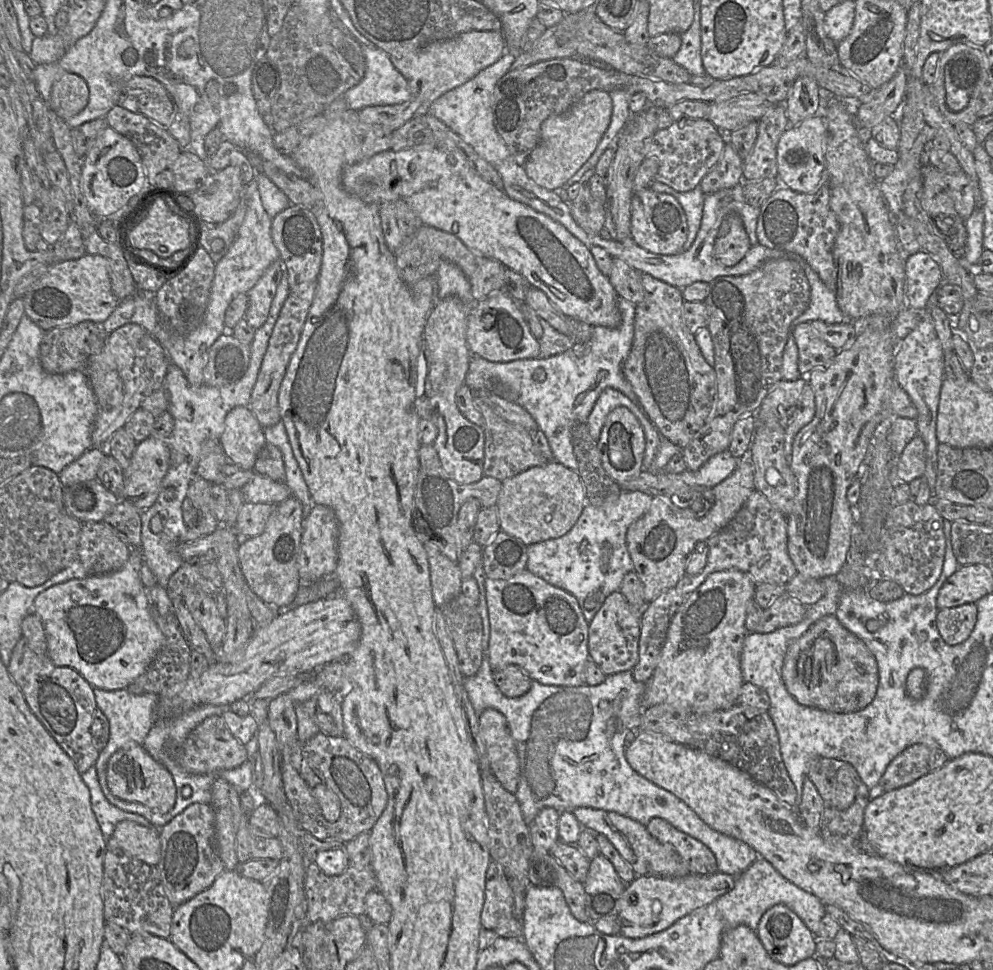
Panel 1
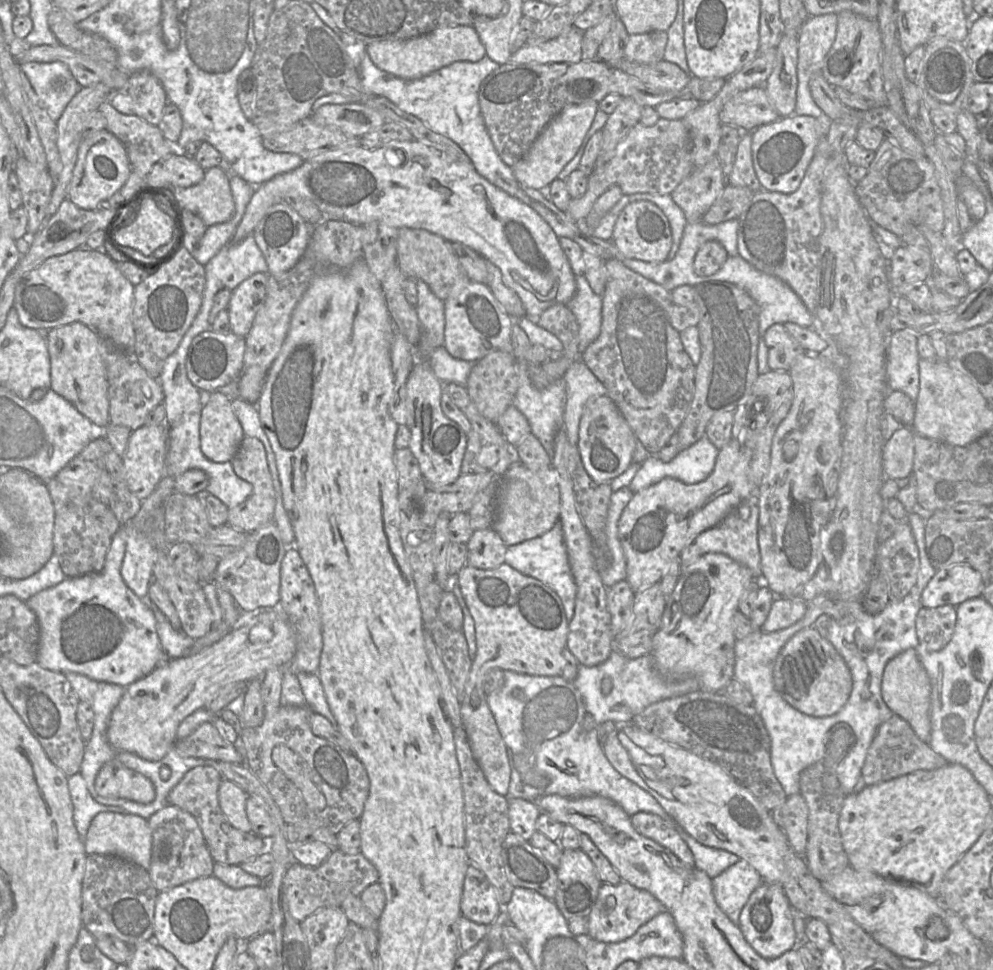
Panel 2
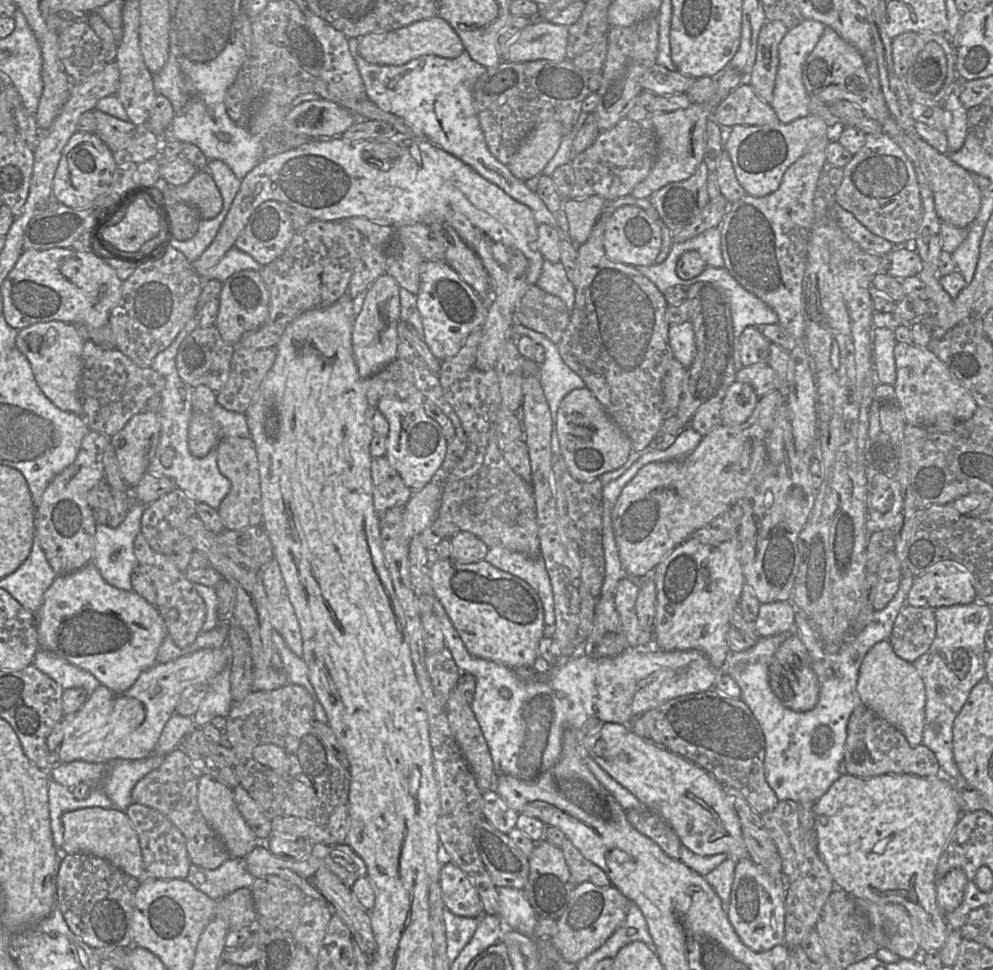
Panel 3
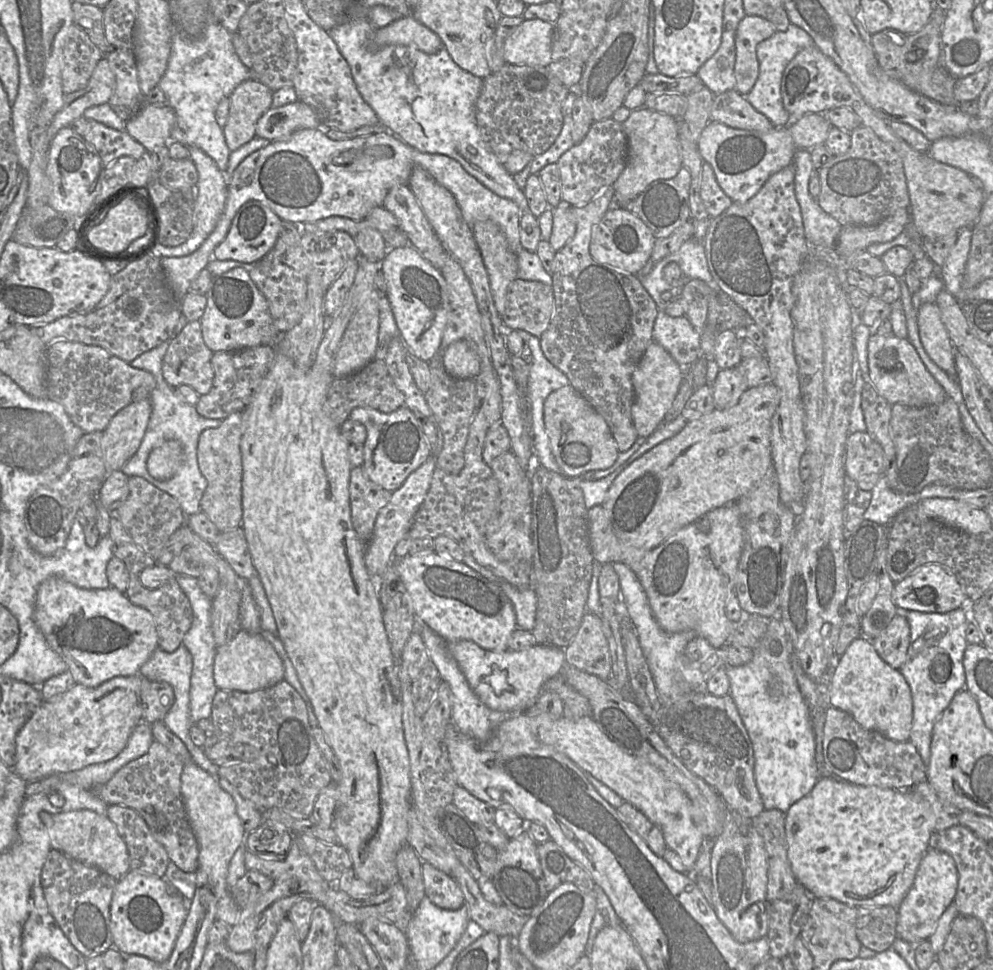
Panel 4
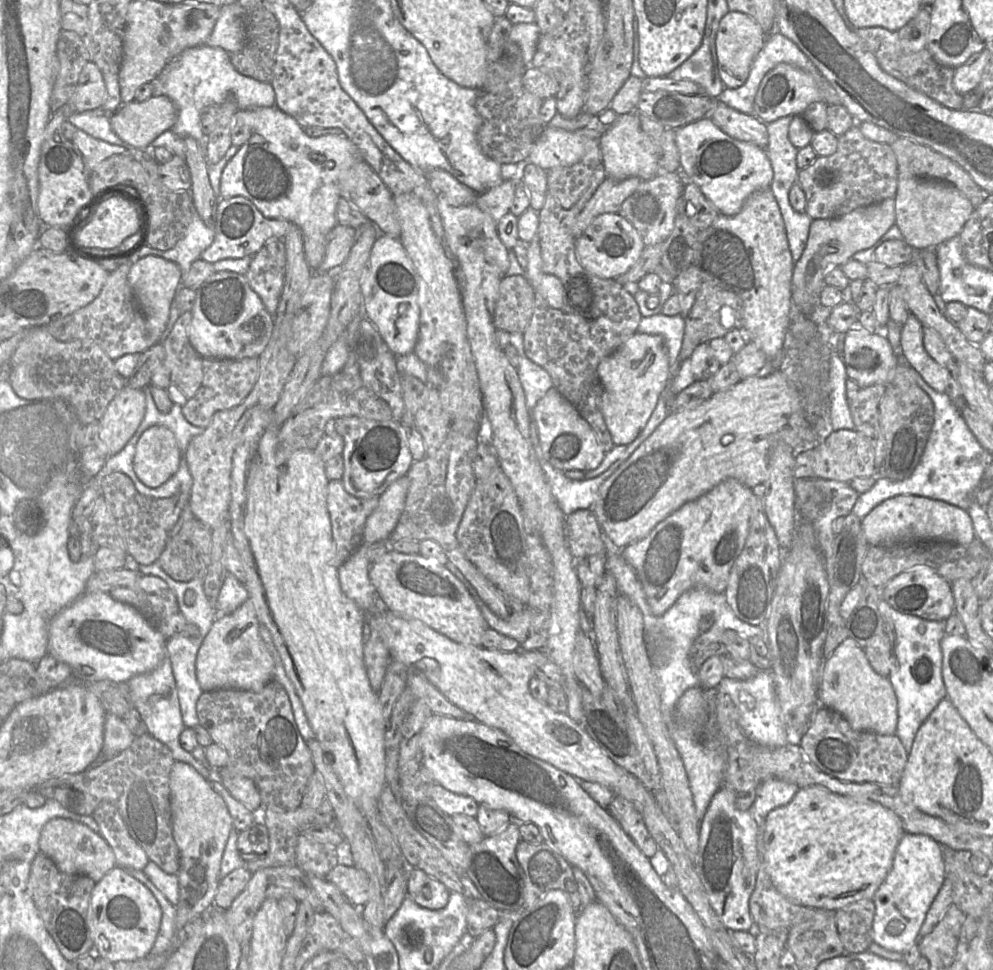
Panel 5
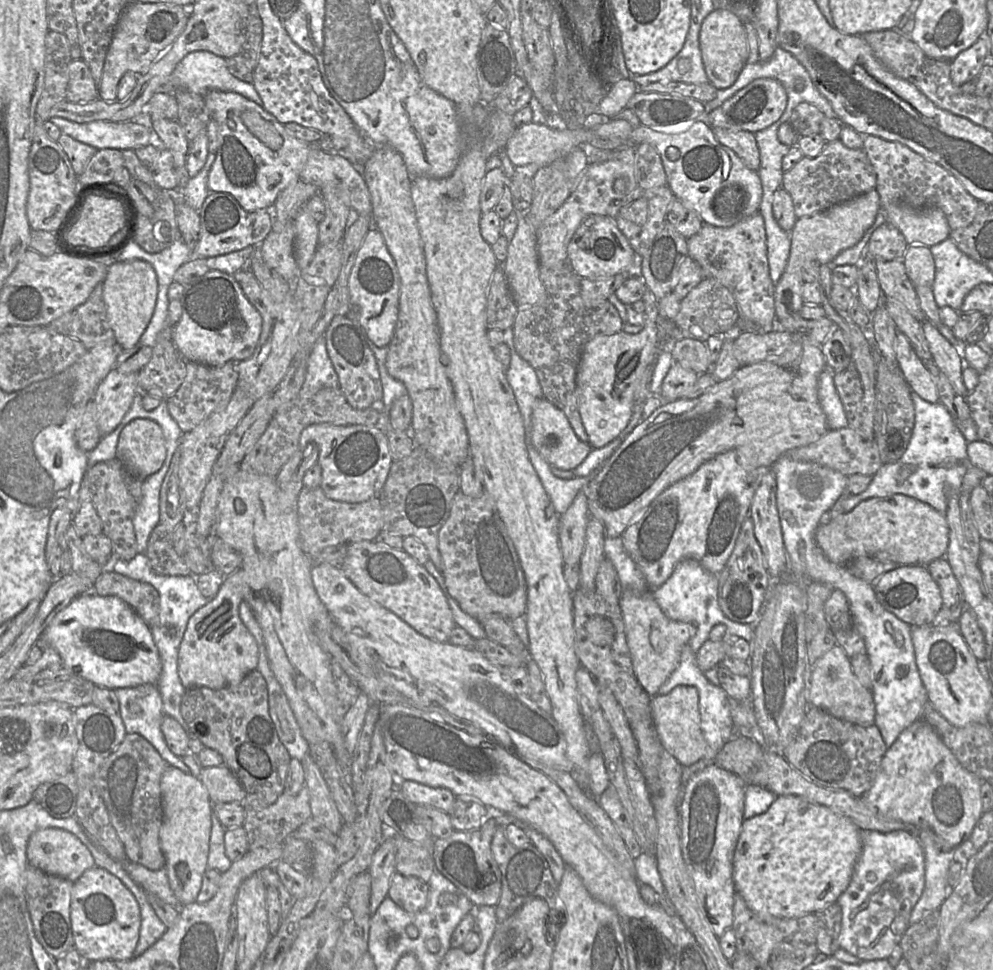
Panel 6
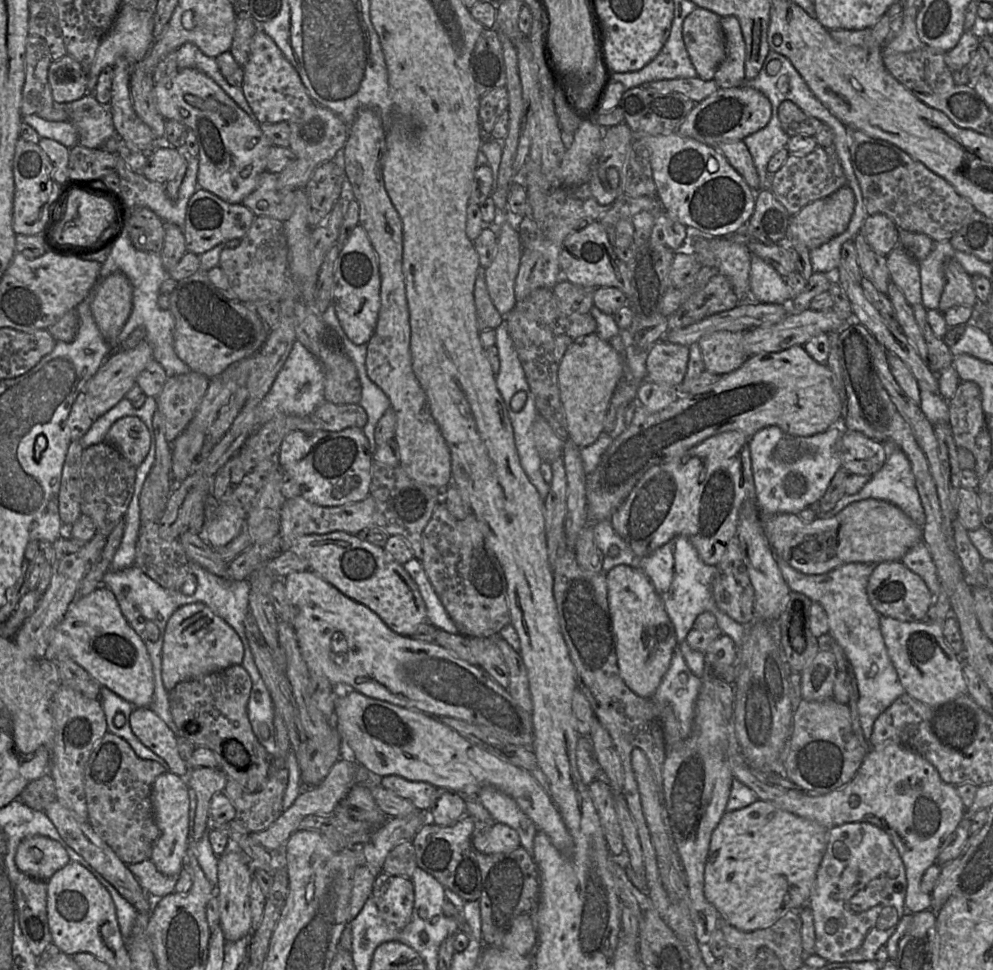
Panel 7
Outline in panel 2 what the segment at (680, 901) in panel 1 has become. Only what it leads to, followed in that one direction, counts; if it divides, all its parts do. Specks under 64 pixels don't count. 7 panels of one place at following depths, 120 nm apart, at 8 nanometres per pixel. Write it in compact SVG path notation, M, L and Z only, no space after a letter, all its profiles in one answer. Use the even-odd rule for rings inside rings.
M627 882L602 884L596 902L585 918L587 935L604 943L619 943L633 936L637 930L656 915L665 912L663 904L648 891Z

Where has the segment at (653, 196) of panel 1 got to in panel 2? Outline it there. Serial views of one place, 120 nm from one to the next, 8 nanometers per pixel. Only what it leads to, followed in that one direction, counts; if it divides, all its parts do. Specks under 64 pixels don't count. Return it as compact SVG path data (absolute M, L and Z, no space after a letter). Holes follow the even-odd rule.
M650 201L631 202L620 212L611 241L626 257L645 262L665 261L672 247L670 221L665 213Z

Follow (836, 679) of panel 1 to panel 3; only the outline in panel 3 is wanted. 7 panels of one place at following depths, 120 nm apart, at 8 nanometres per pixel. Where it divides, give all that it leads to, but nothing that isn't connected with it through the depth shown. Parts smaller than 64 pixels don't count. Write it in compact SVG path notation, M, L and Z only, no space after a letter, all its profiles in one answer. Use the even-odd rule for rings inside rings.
M790 635L774 654L769 666L769 683L772 691L785 707L806 712L813 709L819 699L819 682L811 666L809 652L796 635Z

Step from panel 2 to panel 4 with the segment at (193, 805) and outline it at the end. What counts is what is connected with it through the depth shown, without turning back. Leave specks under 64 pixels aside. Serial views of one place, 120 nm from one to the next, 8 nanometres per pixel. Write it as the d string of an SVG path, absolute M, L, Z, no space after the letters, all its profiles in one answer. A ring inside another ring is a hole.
M153 741L147 753L120 768L104 785L94 792L109 806L133 808L164 845L171 863L184 872L198 869L199 847L190 826L182 793L181 774L184 762L158 741Z

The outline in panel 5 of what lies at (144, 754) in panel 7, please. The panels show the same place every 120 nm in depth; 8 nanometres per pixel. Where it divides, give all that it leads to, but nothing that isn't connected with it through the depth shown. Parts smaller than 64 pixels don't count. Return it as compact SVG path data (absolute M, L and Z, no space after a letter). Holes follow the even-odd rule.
M165 657L160 665L151 672L134 676L127 681L131 700L139 713L146 733L165 744L176 762L192 765L204 778L210 782L221 781L218 770L211 769L193 756L192 752L184 750L180 744L180 734L186 728L182 719L176 681L170 660Z

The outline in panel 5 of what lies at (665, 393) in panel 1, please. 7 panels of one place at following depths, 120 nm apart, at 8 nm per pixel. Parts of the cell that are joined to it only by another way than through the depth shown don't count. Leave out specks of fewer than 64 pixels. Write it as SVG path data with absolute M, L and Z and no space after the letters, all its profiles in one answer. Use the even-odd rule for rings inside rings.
M598 167L588 189L583 193L579 201L569 208L563 208L548 191L542 208L536 212L538 216L537 239L540 245L544 270L561 282L564 304L561 308L556 309L548 305L540 305L536 301L532 319L523 332L523 338L524 351L527 357L550 374L554 388L575 406L579 414L594 430L598 441L609 451L615 444L612 441L601 409L603 387L597 368L604 358L614 353L632 335L638 332L637 329L643 316L634 295L625 288L625 285L617 282L615 278L601 278L588 272L581 266L576 257L575 242L578 236L574 235L573 227L585 204L605 177L604 168Z

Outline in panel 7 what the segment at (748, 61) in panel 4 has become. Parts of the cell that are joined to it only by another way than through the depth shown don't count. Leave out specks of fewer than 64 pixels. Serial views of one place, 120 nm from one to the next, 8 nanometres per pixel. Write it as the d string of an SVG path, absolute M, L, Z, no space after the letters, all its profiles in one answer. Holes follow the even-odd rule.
M695 9L684 19L682 36L698 77L713 80L725 58L721 16L707 9Z

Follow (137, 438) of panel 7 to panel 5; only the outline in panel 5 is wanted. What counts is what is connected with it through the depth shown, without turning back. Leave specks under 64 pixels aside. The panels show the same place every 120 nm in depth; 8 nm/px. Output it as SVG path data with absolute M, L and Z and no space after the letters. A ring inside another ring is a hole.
M153 425L141 434L133 457L133 469L141 482L158 487L176 473L179 465L180 449L168 428Z

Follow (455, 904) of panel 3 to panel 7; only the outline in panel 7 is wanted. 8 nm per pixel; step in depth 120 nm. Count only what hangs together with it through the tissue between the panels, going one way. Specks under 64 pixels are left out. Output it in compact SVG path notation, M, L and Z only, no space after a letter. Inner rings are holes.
M378 873L373 883L371 899L382 919L397 929L411 920L414 906L414 886L410 878Z

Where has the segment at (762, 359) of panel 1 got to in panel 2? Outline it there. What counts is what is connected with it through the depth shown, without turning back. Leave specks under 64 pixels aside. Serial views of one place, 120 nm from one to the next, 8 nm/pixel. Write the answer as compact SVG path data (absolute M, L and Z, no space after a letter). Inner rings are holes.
M712 280L701 282L695 287L694 301L700 308L697 325L701 344L701 358L696 367L695 390L689 412L676 432L677 445L682 450L690 447L706 434L711 418L718 412L734 411L752 393L753 385L760 376L758 371L758 349L763 338L759 333L758 308L752 297L733 283Z

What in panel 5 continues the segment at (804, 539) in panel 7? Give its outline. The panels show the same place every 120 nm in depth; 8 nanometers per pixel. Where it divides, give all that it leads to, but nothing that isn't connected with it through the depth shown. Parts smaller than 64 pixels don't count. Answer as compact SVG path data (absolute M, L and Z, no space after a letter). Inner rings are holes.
M901 495L877 505L861 519L870 546L942 541L967 546L975 538L972 519L967 510L940 500Z

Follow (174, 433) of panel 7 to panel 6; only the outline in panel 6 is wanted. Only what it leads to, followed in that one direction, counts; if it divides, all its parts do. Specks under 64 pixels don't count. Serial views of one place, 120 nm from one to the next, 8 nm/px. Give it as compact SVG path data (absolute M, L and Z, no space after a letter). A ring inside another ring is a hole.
M196 362L187 363L187 373L180 387L170 396L164 397L170 415L177 422L183 433L186 433L213 412L223 408L238 382L237 362L227 362L219 366L208 366Z

